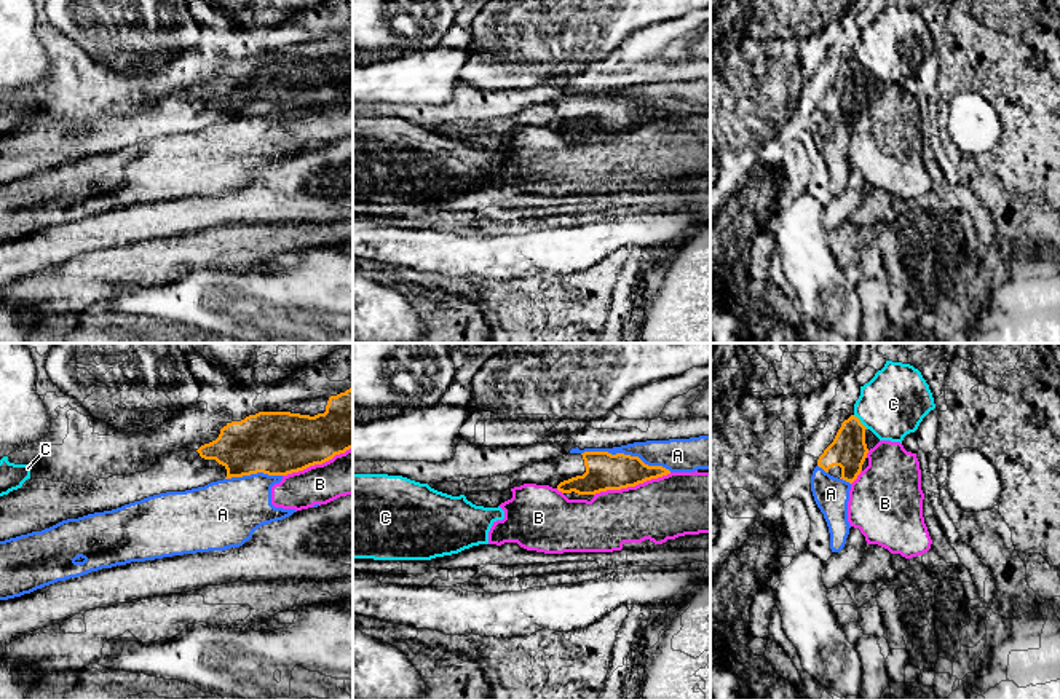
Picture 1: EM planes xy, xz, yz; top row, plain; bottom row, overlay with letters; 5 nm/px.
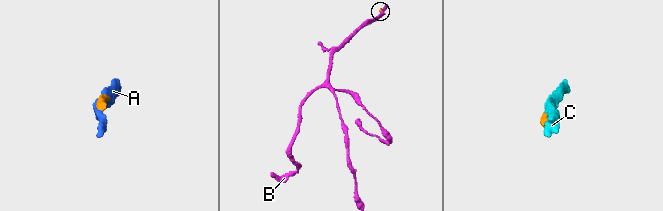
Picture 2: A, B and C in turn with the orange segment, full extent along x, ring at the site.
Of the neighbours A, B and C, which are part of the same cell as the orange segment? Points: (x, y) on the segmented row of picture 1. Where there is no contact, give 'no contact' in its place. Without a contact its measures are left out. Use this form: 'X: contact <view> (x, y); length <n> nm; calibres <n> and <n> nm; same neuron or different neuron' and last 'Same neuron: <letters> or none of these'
A: contact xz (626, 455); length 460 nm; calibres 190 and 160 nm; different neuron
B: contact xz (632, 485); length 400 nm; calibres 190 and 320 nm; different neuron
C: contact yz (859, 422); length 100 nm; calibres 190 and 340 nm; different neuron
Same neuron: none of these

